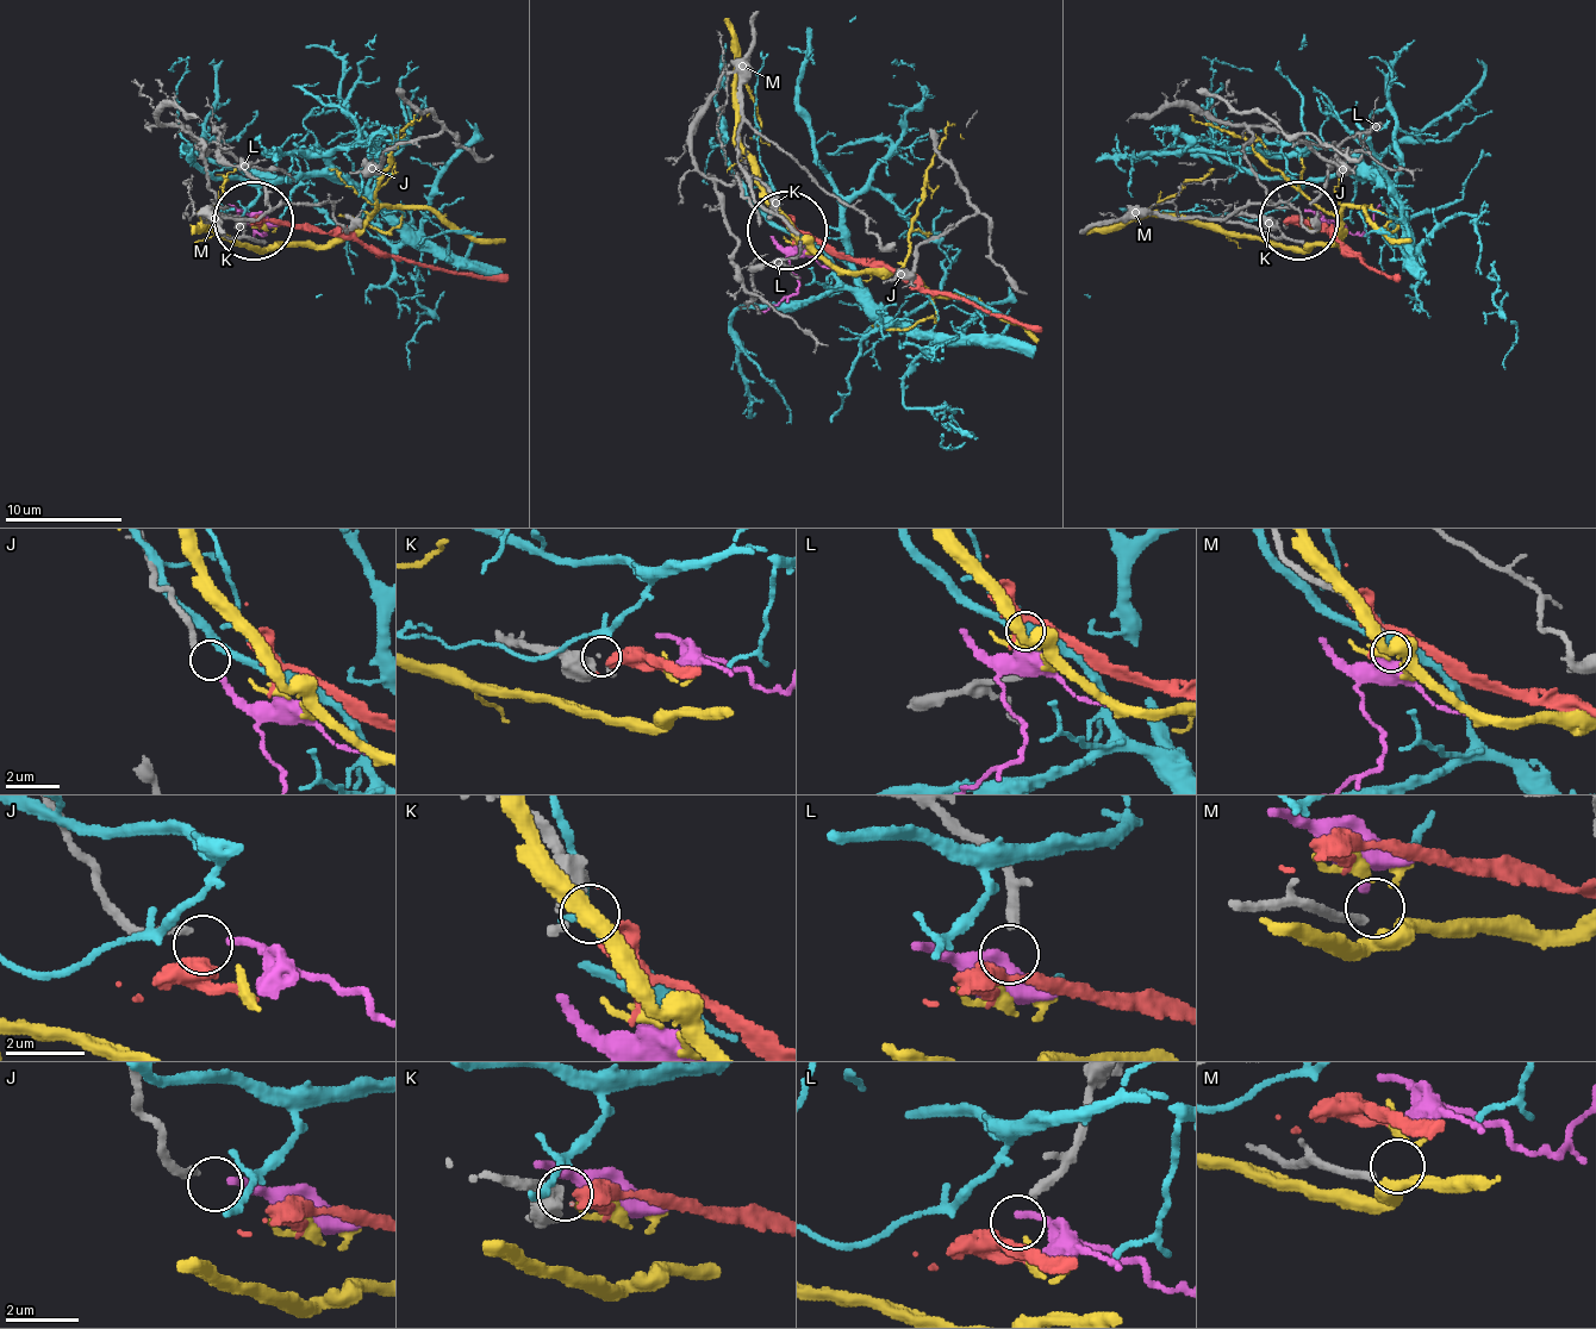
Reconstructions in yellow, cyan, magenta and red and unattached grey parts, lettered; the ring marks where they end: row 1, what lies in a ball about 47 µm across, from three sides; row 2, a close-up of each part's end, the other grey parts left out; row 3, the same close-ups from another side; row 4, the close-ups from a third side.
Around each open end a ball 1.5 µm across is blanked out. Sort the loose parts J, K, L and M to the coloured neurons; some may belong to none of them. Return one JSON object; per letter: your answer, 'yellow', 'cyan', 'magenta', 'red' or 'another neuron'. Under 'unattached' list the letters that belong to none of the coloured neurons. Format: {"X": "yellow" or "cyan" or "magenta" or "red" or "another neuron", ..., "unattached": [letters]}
{"J": "magenta", "K": "red", "L": "yellow", "M": "another neuron", "unattached": ["M"]}

